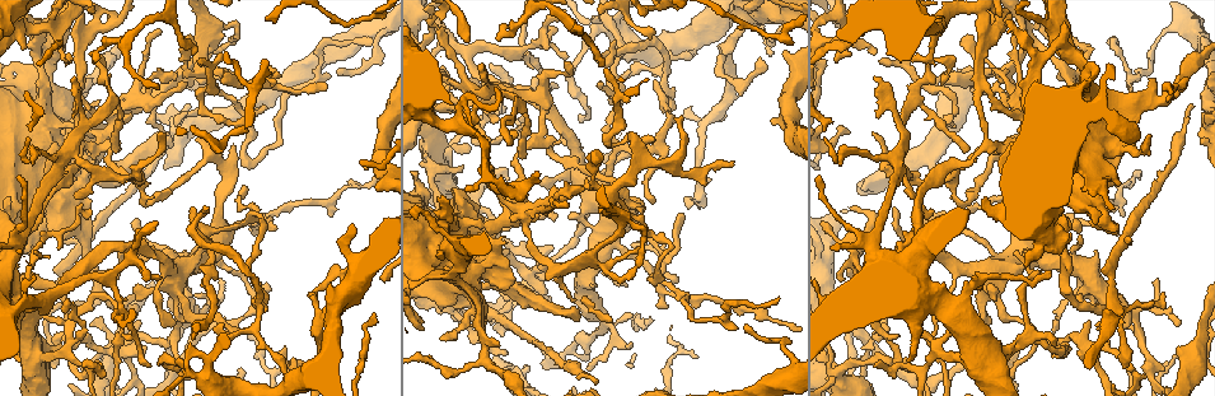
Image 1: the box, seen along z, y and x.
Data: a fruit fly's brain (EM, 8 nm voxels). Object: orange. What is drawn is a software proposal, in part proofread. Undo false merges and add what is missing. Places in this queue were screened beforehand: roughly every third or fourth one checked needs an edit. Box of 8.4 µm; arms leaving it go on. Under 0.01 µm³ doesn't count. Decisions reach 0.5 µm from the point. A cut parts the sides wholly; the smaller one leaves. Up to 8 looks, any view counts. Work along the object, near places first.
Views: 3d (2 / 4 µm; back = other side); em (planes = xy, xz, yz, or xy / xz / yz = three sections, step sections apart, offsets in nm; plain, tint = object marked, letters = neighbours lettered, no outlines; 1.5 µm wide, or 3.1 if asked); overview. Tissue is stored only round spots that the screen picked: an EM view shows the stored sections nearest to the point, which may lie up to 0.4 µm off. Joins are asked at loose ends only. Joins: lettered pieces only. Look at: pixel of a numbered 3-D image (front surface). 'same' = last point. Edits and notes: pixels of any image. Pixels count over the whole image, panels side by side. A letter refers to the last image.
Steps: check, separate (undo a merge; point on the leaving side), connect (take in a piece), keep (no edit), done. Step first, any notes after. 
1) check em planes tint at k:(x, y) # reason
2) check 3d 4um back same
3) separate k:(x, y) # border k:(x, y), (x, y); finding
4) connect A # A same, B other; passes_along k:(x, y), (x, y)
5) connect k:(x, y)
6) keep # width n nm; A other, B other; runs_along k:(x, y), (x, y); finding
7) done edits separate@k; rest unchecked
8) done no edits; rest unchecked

check 3d 4um at 1:(185, 78) # thick turns thin

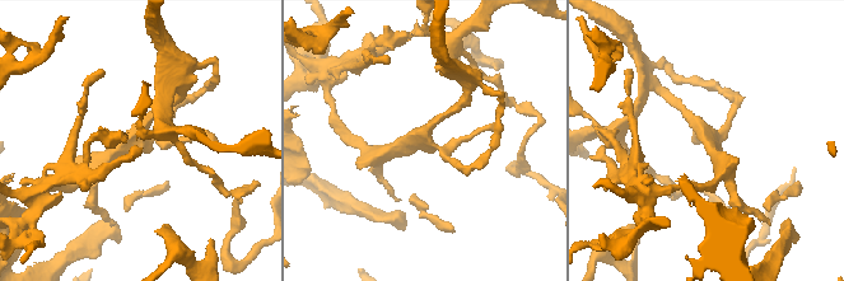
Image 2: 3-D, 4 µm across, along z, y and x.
check em xy step 4 tint at 2:(137, 140) # need the tissue

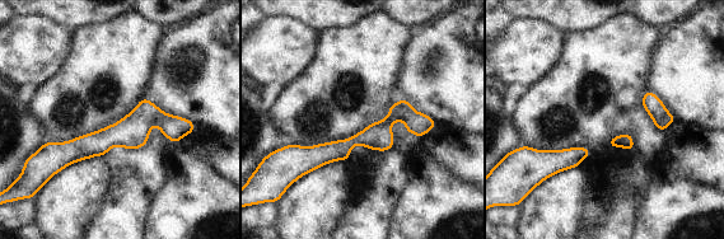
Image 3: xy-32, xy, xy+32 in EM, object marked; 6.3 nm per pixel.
check em xy step 4 letters same # see the neighbours

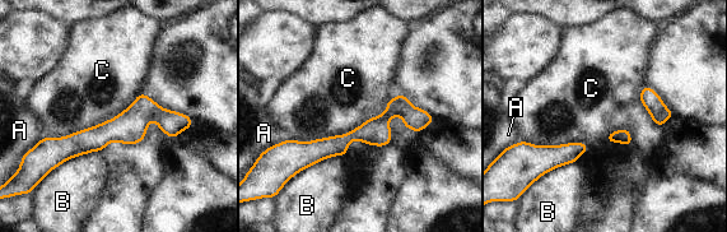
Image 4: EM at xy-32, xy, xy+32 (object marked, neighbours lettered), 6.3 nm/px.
separate 4:(376, 131) # A other, B other, C other; part_leaving 4:(189, 121), (139, 116), (49, 148); two neurons meet here

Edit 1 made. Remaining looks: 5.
check em xz step 8 tint at 1:(251, 164) # sharp bend

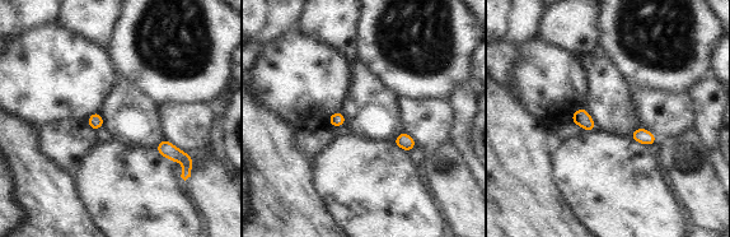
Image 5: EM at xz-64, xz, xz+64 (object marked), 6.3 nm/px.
check em planes letters same

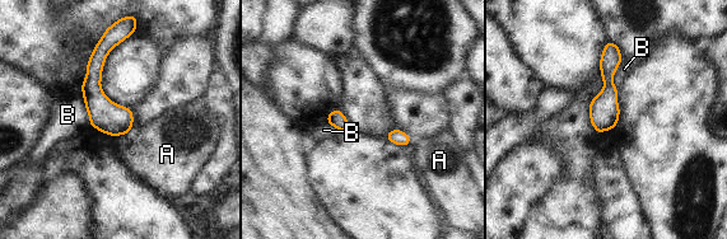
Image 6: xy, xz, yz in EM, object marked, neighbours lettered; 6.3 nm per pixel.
keep # A other, B other; border 6:(410, 139), (411, 144); continuous, no second neuron

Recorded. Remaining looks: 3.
check 3d 4um at 1:(709, 121) # a narrow waist

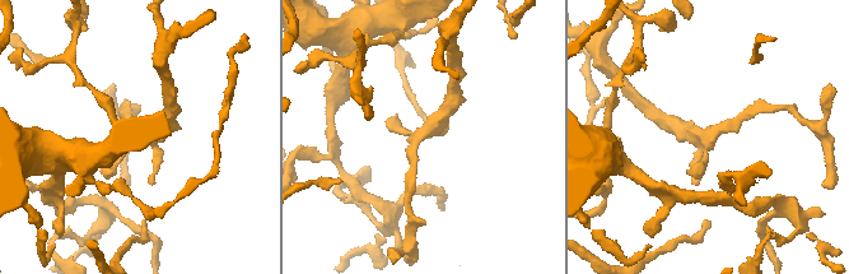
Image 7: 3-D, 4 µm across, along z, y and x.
check em planes tint at 7:(427, 129) # now the EM

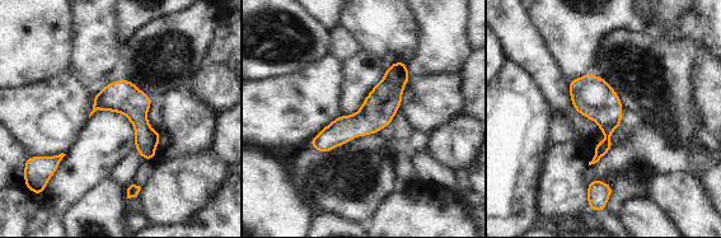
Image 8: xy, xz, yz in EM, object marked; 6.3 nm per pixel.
check em planes letters same

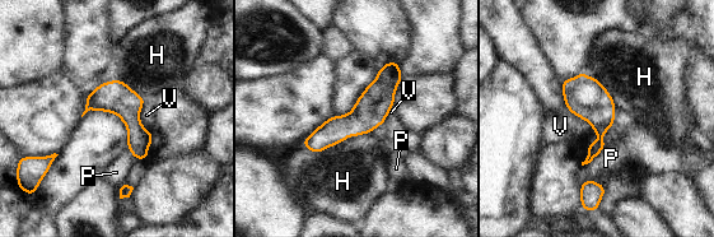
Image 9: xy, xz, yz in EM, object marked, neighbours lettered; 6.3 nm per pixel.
keep # H other, P other, V other; border 9:(369, 133), (320, 152), (303, 147); continuous, no second neuron

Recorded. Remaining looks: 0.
done edits separate@4; rest unchecked

